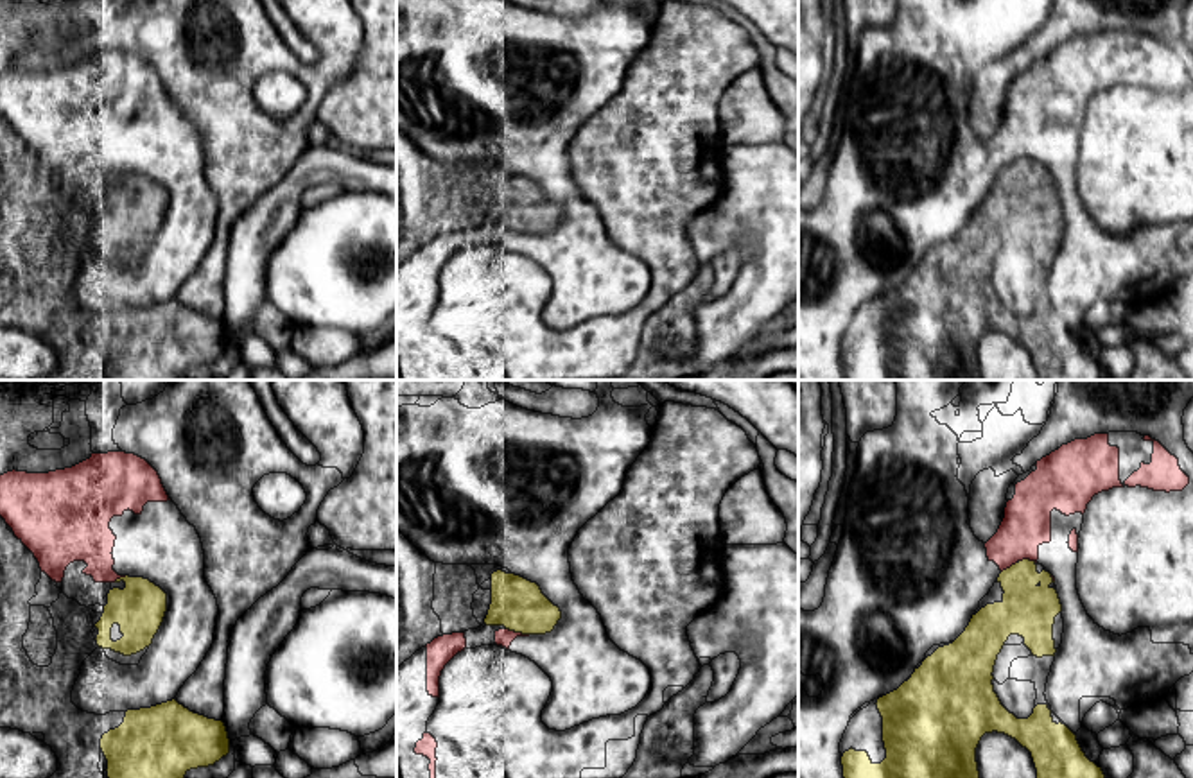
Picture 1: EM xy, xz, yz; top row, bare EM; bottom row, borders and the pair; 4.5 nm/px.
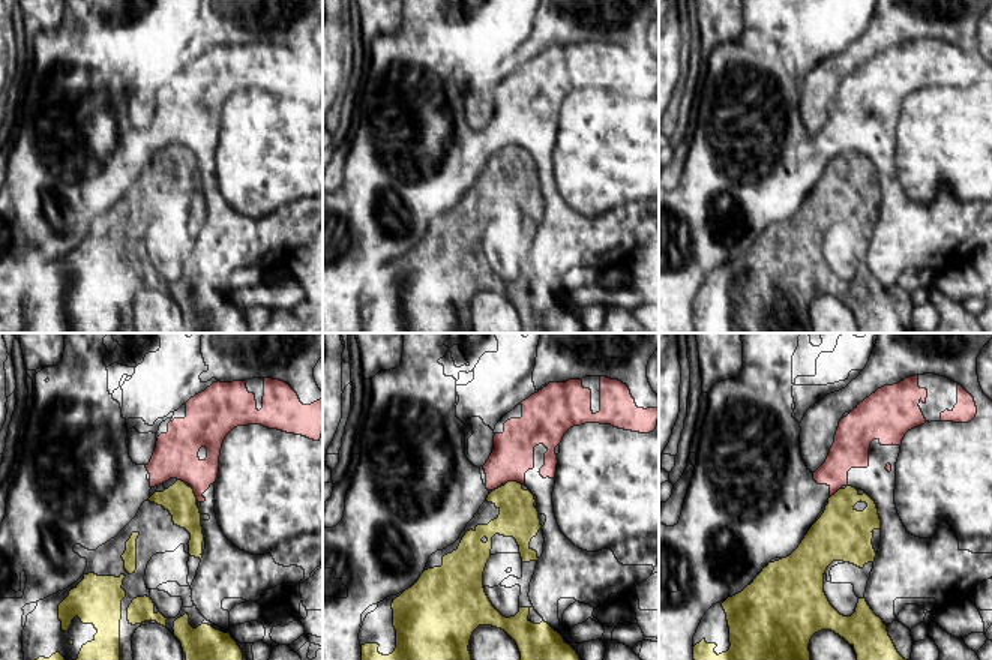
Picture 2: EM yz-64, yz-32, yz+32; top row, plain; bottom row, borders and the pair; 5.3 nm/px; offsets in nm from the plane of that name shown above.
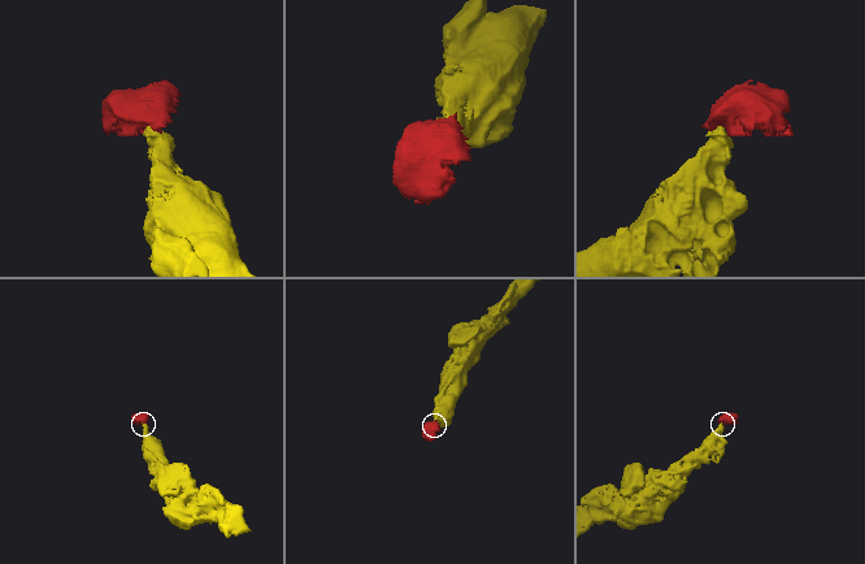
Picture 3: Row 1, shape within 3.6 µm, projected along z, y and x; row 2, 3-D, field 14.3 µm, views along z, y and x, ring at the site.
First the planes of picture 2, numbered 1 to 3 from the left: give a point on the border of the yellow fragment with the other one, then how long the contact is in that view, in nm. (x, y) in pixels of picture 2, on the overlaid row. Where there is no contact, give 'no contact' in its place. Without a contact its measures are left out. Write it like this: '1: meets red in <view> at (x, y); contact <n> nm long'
1: meets red in yz-64 at (194, 492); contact 80 nm long
2: meets red in yz-32 at (514, 480); contact 90 nm long
3: meets red in yz+32 at (835, 492); contact 80 nm long

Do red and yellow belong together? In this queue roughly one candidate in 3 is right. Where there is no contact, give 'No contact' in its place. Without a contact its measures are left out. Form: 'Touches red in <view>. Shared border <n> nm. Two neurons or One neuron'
Touches red in xz. Shared border 110 nm. Two neurons

